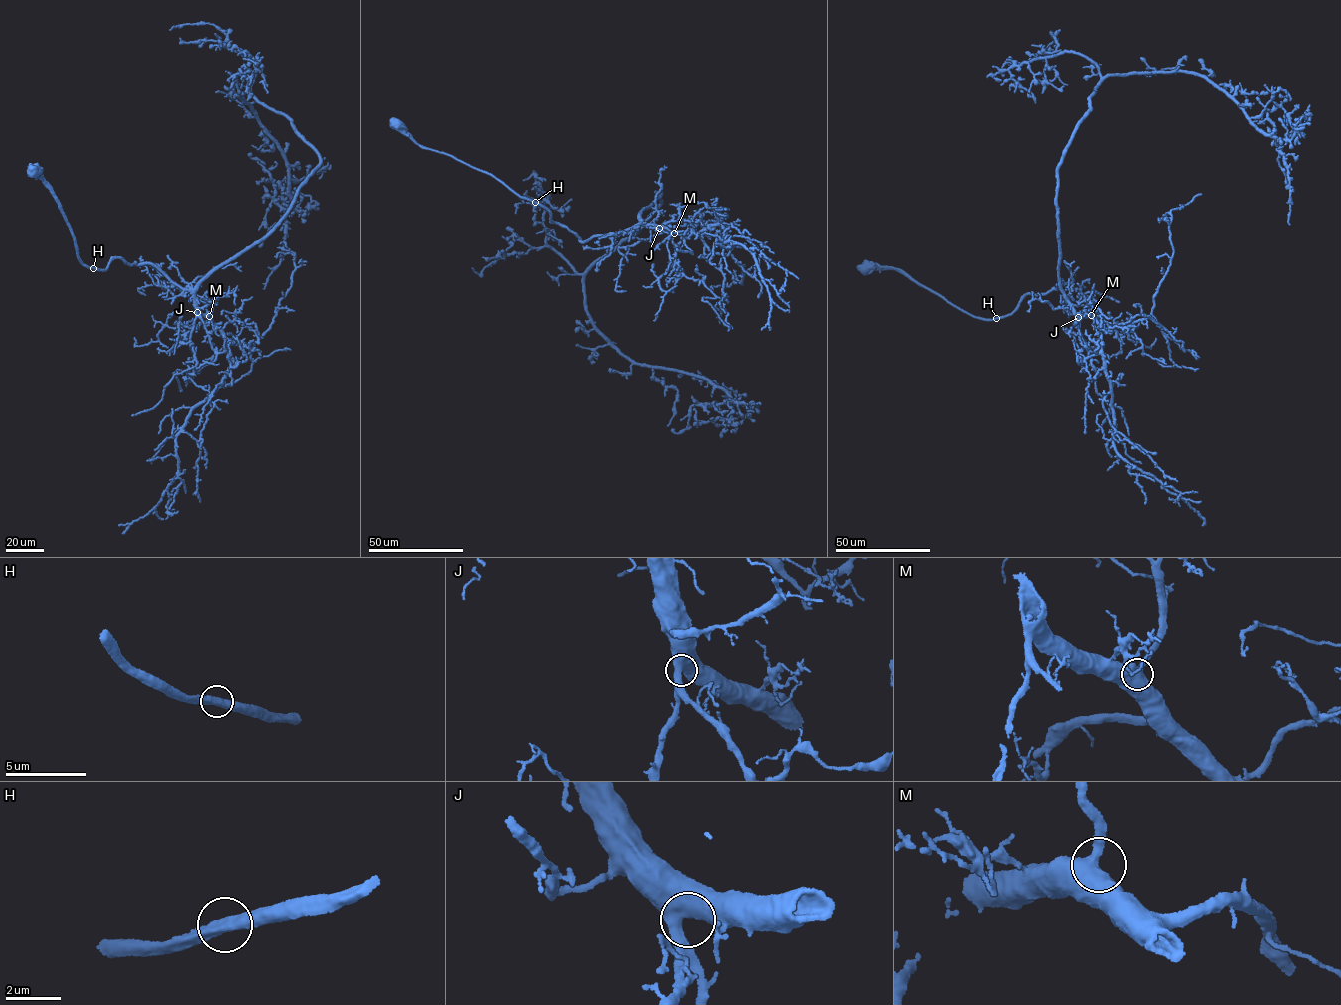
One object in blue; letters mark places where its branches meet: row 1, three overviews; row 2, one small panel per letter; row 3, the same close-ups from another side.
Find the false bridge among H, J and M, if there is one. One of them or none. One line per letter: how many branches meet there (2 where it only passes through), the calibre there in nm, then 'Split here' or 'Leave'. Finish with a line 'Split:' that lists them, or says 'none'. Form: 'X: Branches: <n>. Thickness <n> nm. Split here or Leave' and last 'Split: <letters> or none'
H: Branches: 2. Thickness 480 nm. Leave
J: Branches: 2. Thickness 600 nm. Leave
M: Branches: 2. Thickness 600 nm. Leave
Split: none

